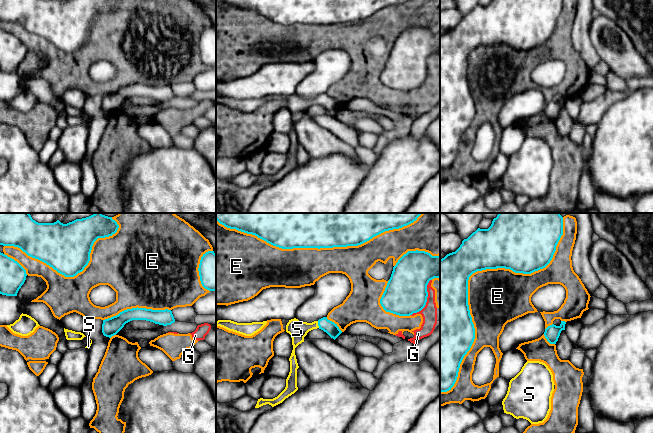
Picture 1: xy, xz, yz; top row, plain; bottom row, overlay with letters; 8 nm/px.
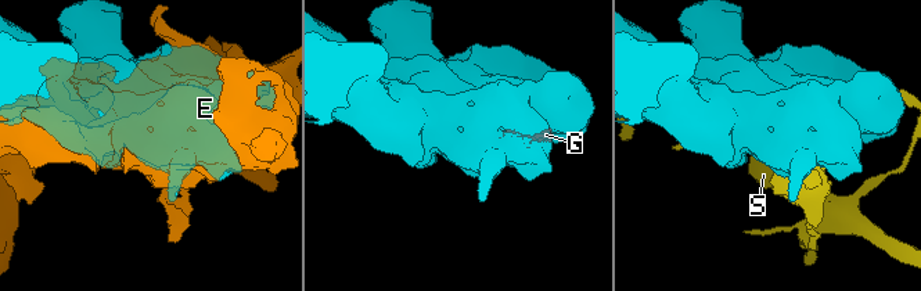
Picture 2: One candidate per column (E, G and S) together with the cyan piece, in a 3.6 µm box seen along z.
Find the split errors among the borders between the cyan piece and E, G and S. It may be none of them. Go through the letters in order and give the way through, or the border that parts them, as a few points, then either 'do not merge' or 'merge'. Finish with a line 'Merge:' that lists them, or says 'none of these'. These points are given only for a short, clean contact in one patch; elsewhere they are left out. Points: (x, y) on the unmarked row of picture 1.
E: do not merge
G: do not merge
S: do not merge
Merge: none of these

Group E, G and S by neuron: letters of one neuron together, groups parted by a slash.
E G / S

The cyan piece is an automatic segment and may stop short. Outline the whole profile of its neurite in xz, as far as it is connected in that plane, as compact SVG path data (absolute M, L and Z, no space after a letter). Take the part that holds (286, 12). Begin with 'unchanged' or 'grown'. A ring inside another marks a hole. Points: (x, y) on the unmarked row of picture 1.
unchanged | M222 0L227 4L252 10L267 19L282 24L333 24L361 21L389 6L409 0Z

